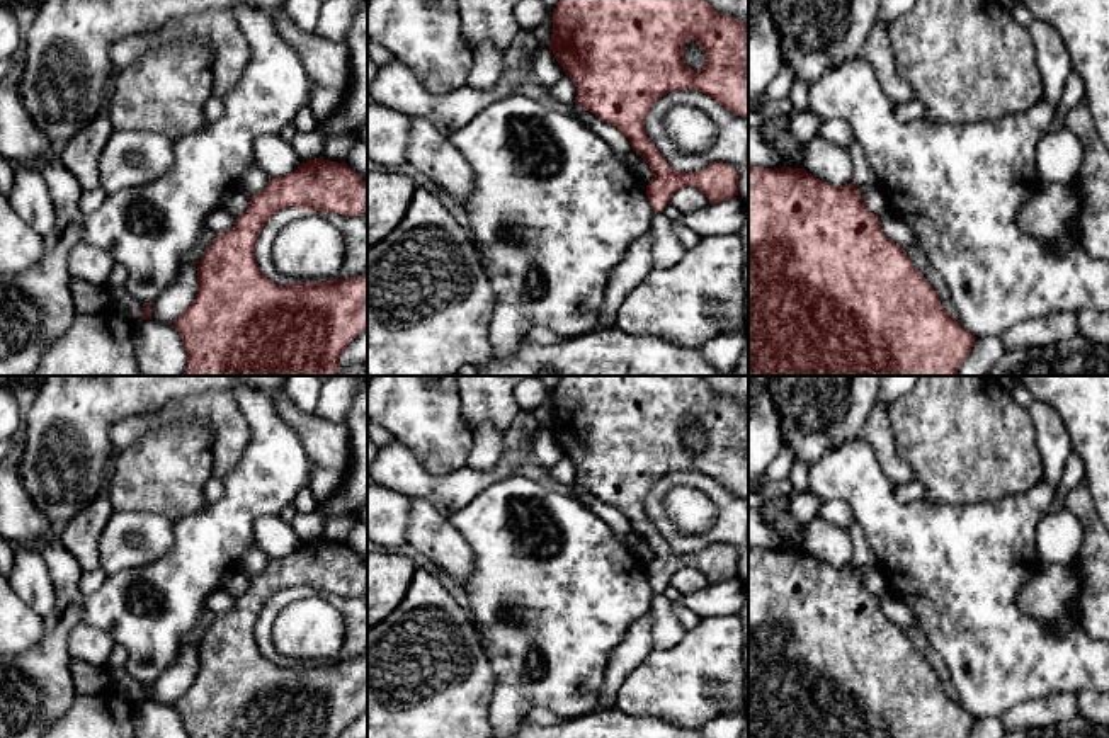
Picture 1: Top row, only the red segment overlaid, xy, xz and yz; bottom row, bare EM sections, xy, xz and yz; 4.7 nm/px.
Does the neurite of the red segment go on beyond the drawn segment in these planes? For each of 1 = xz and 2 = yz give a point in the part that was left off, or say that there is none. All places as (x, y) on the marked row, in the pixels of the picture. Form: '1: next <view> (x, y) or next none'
1: next none
2: next none

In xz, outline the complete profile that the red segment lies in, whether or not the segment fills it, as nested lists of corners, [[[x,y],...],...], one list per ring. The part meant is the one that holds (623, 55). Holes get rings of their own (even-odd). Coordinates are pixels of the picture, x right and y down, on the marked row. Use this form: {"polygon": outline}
{"polygon": [[[560,0],[553,9],[553,34],[549,49],[563,73],[575,83],[575,104],[600,121],[616,126],[634,151],[650,165],[653,179],[646,185],[651,207],[662,211],[682,187],[706,194],[709,204],[738,196],[736,170],[714,162],[696,172],[675,172],[645,133],[645,119],[653,104],[674,90],[699,90],[713,97],[730,112],[748,117],[748,26],[735,17],[716,12],[706,0]],[[694,41],[706,53],[701,70],[691,70],[684,61],[685,43]]]}

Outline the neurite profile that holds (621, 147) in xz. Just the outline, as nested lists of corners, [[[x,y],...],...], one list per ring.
[[[578,104],[573,105],[577,119],[600,136],[614,151],[614,155],[626,165],[626,168],[646,185],[653,179],[650,165],[634,151],[629,139],[612,124],[607,124],[595,117]]]

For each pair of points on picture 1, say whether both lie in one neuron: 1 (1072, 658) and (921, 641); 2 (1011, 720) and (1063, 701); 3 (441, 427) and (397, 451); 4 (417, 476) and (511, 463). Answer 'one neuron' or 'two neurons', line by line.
1: two neurons
2: one neuron
3: two neurons
4: one neuron

